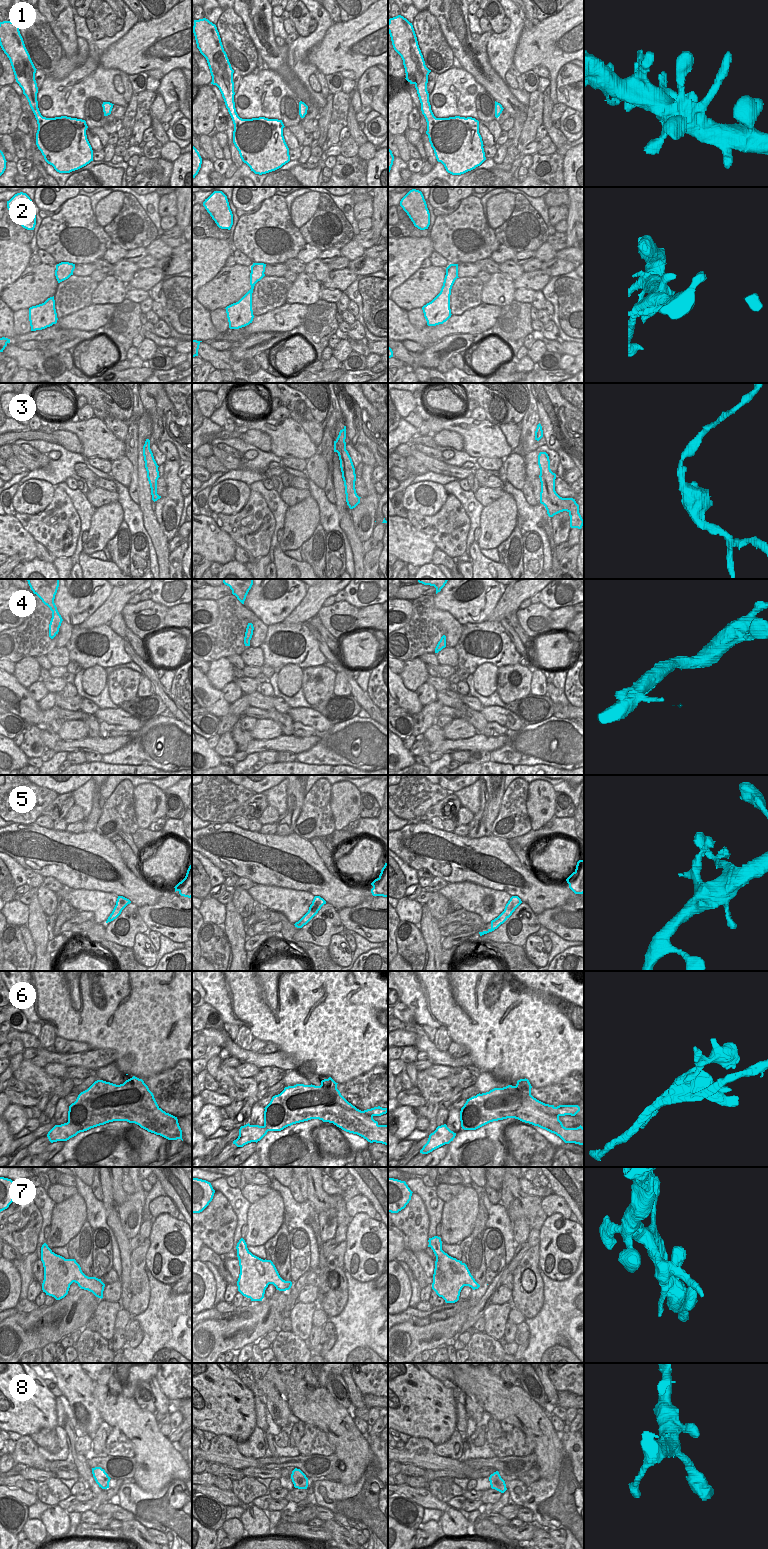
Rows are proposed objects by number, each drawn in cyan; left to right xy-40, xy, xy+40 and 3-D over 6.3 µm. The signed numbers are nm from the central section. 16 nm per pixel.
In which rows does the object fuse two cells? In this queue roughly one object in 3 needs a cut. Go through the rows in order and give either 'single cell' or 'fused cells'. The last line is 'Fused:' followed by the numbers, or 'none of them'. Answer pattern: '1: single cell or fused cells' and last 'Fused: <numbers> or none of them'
1: single cell
2: single cell
3: single cell
4: single cell
5: single cell
6: fused cells
7: fused cells
8: single cell
Fused: 6, 7

